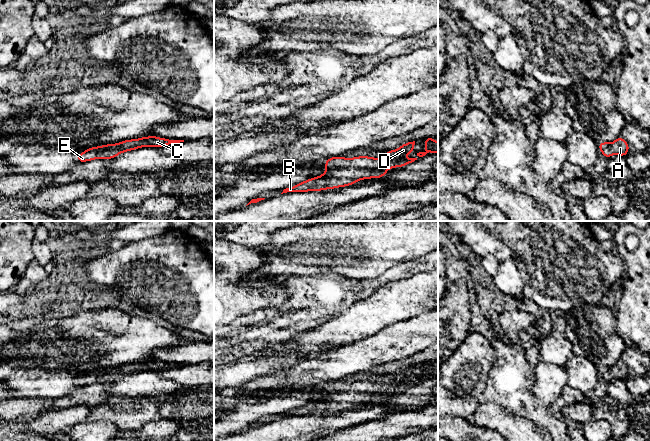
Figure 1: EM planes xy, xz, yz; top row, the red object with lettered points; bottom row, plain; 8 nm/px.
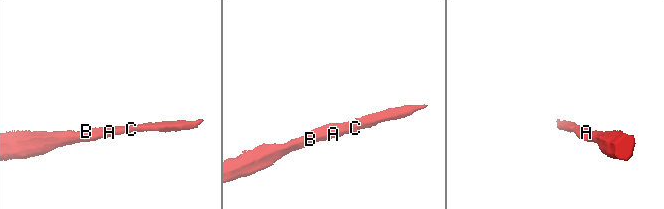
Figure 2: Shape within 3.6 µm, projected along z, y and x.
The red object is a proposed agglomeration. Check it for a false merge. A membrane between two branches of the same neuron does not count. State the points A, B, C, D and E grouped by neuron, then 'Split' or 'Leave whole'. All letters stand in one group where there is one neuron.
Groups: A B C D E. Leave whole

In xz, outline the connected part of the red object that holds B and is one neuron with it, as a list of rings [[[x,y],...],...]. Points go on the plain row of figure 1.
[[[415,365],[401,369],[398,373],[385,376],[385,382],[358,380],[355,382],[331,381],[324,388],[327,394],[323,399],[310,402],[298,409],[283,414],[287,416],[320,415],[344,410],[350,410],[362,403],[381,402],[387,394],[404,391],[417,382],[402,382],[395,384],[399,378],[409,378],[414,375]]]

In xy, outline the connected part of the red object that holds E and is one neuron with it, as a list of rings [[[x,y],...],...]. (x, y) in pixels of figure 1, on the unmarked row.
[[[156,360],[142,361],[139,363],[125,364],[116,368],[91,371],[77,380],[78,386],[87,386],[94,383],[112,383],[122,376],[135,374],[140,371],[163,371],[166,369],[178,368],[184,364],[165,363]]]

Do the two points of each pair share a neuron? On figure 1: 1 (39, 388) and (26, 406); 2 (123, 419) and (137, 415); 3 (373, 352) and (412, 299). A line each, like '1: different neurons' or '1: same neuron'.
1: different neurons
2: same neuron
3: different neurons

